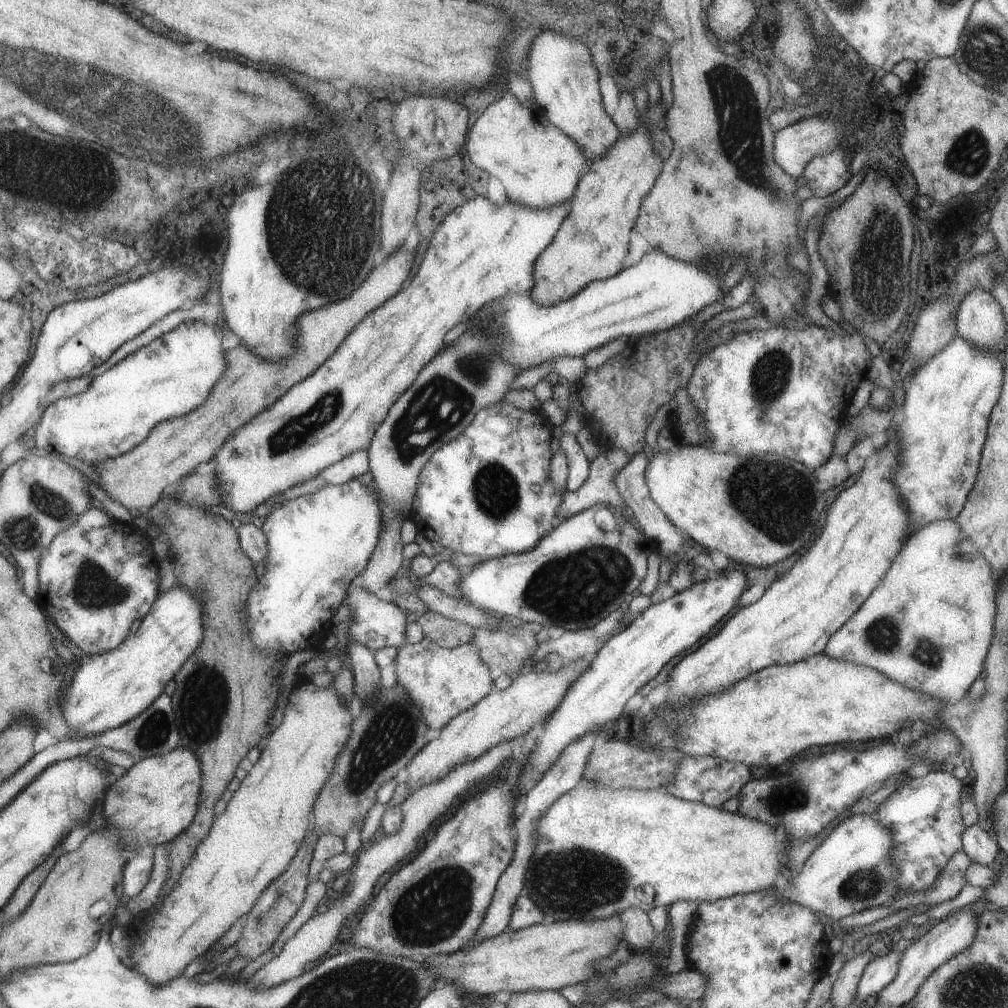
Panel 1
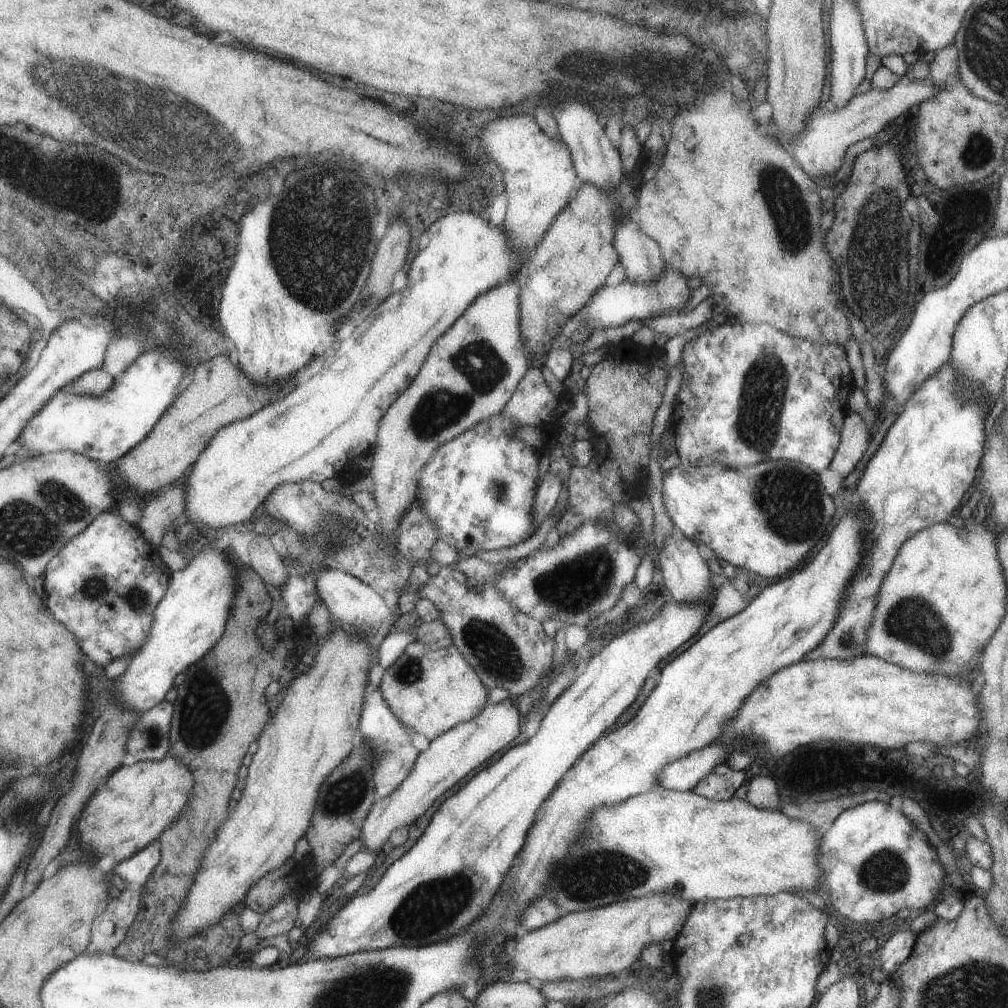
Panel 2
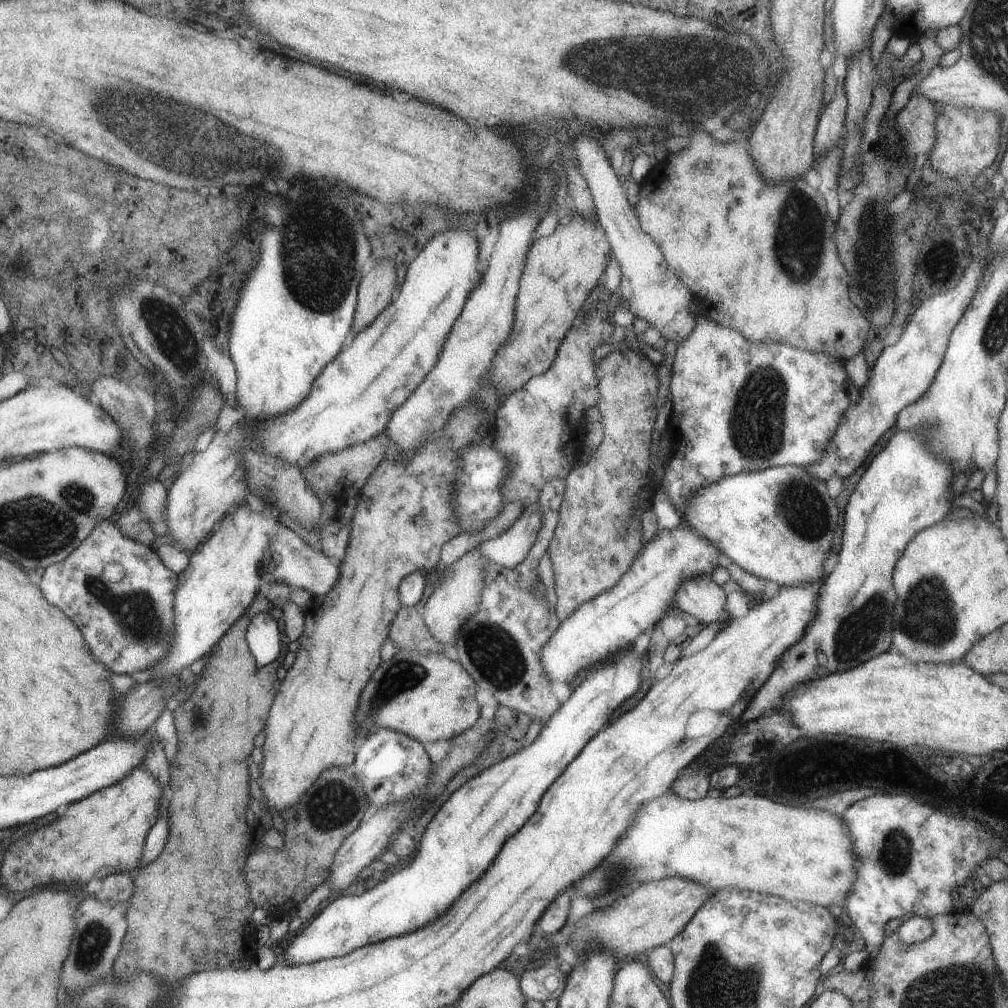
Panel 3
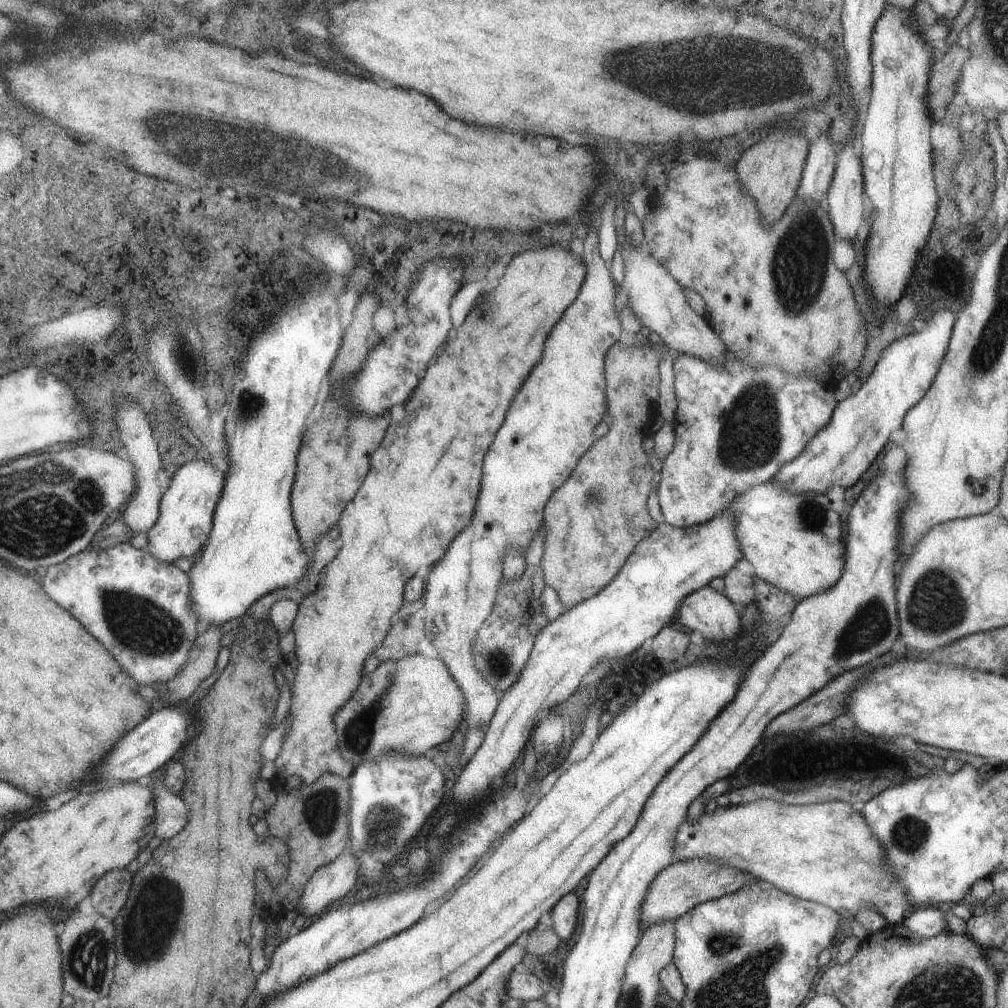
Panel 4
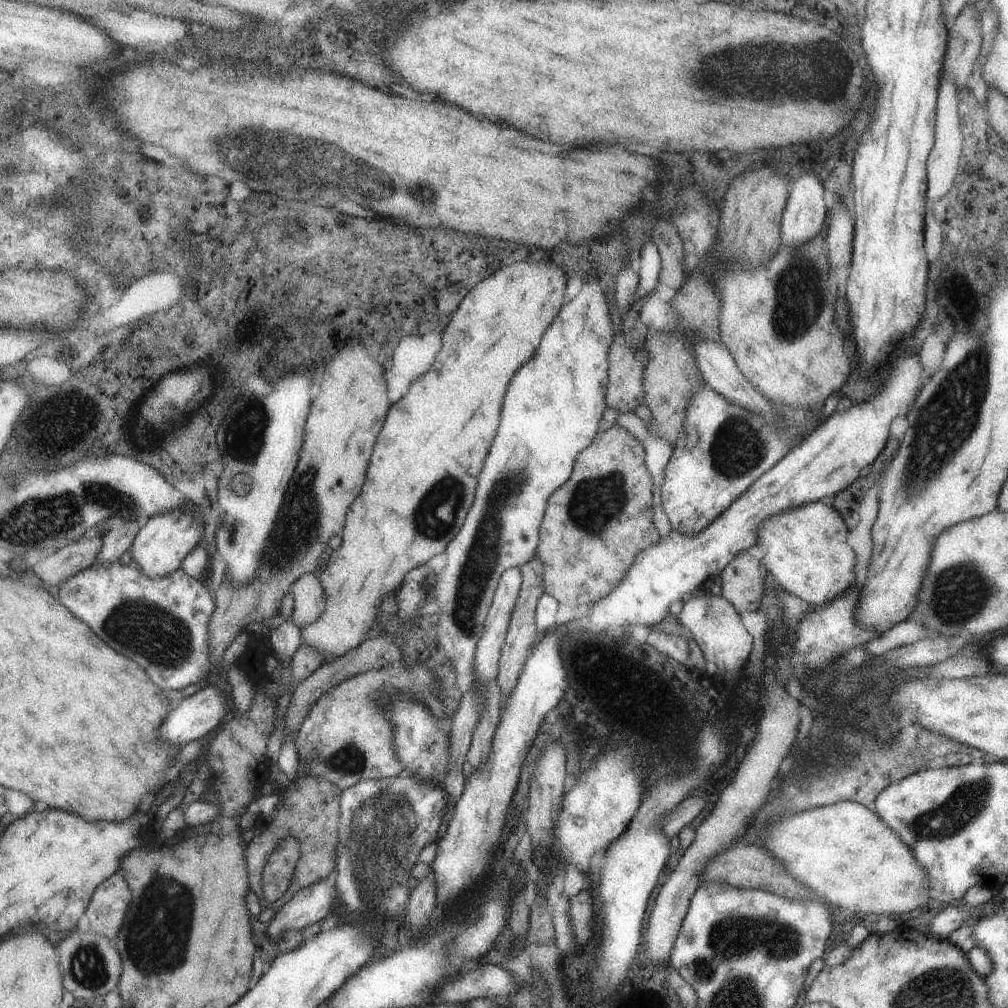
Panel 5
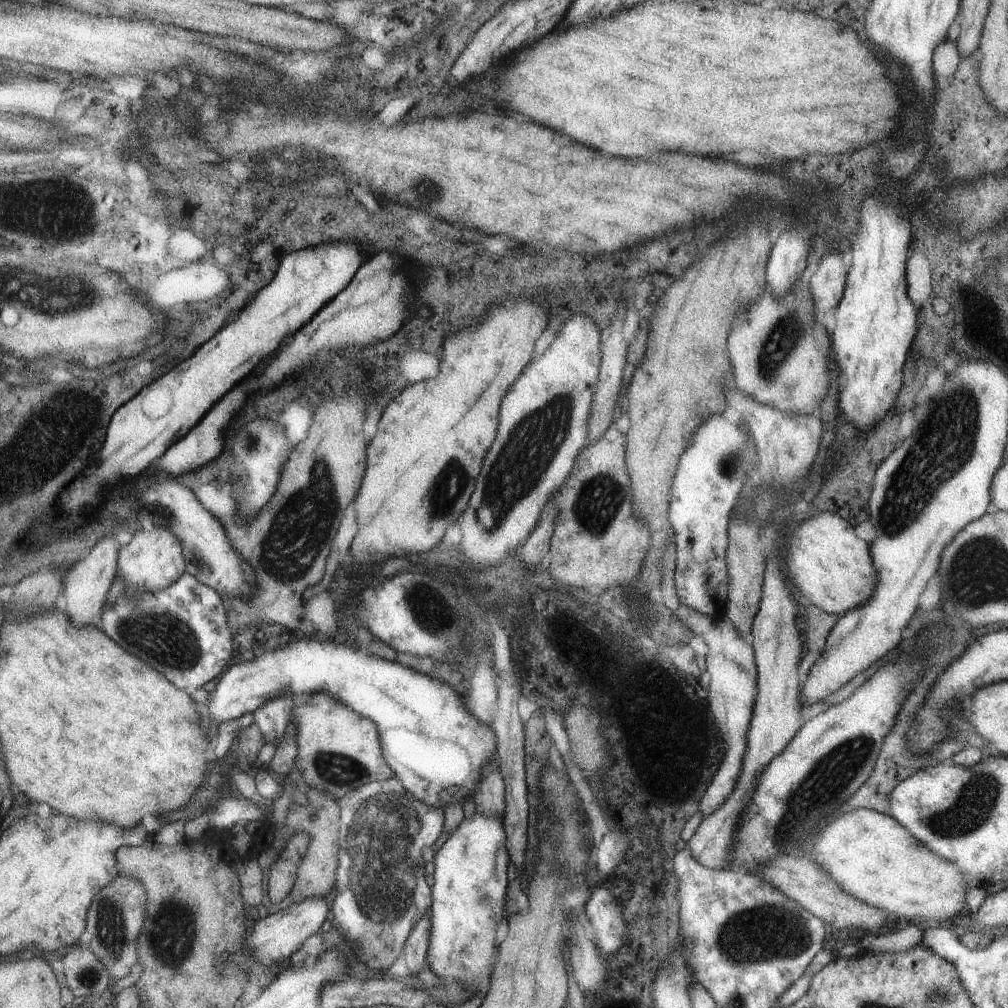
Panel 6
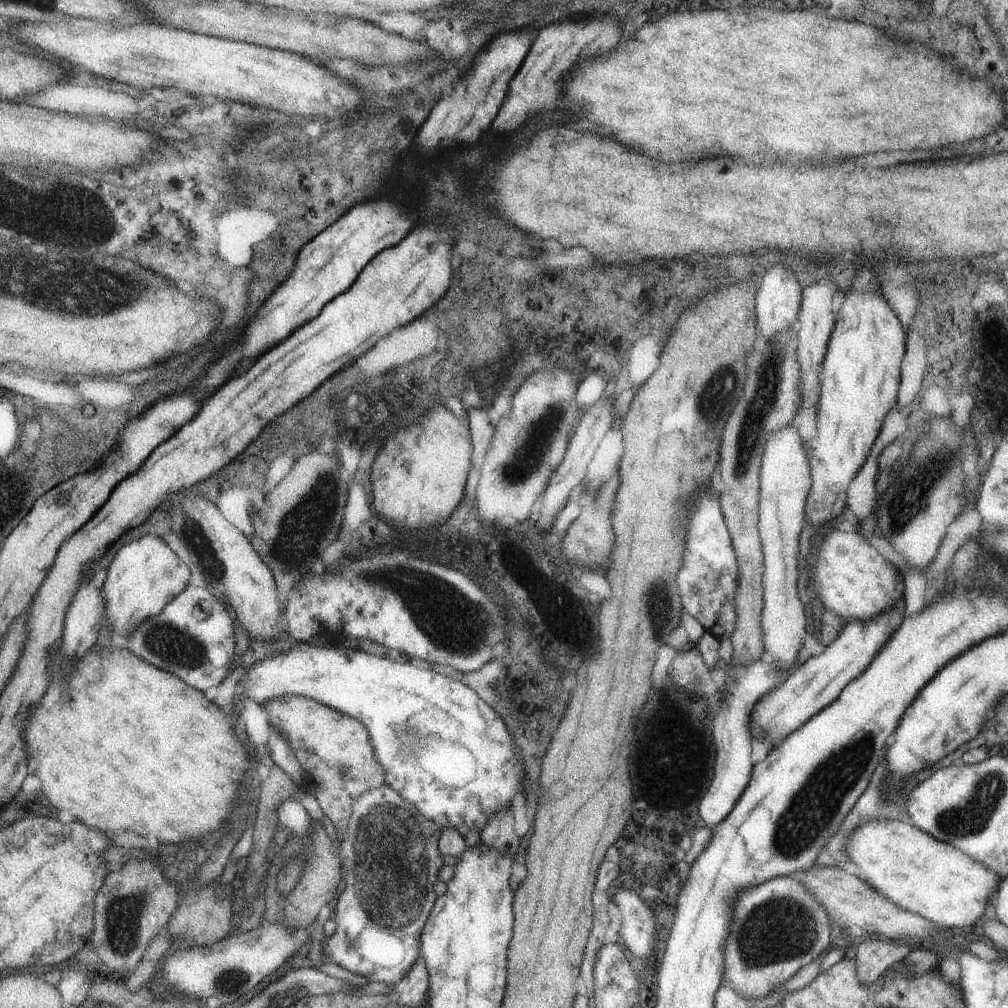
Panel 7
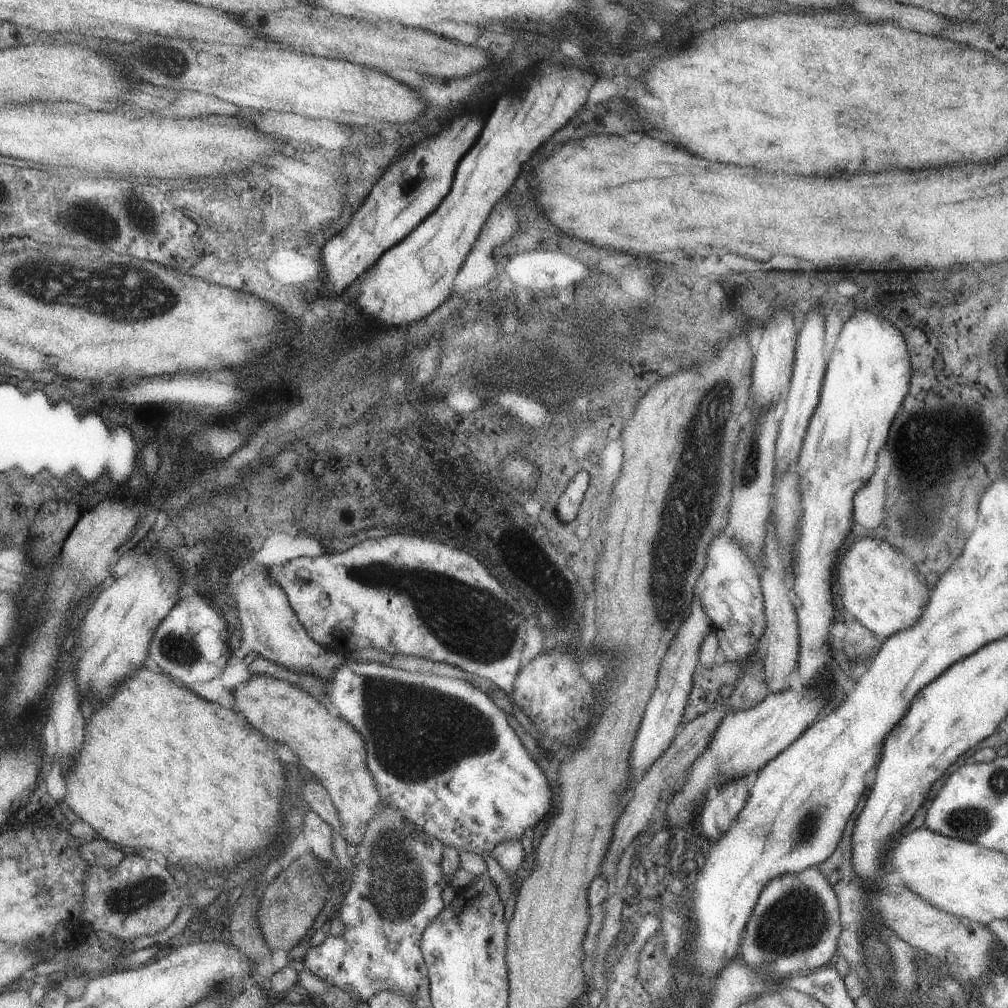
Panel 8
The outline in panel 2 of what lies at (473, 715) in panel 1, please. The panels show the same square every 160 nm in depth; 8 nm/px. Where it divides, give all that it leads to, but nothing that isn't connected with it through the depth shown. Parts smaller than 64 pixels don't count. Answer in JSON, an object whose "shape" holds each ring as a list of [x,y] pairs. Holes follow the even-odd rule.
{"shape":[[[514,698],[497,704],[486,705],[474,718],[459,722],[429,742],[429,748],[421,752],[411,772],[399,787],[385,798],[377,798],[361,826],[359,840],[363,850],[375,853],[381,846],[388,846],[389,834],[395,828],[409,826],[425,810],[432,806],[444,792],[452,788],[479,762],[485,762],[495,752],[513,741],[522,731]]]}

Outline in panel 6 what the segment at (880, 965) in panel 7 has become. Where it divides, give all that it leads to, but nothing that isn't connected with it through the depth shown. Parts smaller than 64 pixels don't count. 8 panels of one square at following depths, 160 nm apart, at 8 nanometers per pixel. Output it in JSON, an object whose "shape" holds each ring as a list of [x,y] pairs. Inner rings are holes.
{"shape":[[[902,921],[899,930],[887,934],[867,934],[858,942],[861,953],[896,953],[907,950],[913,945],[922,944],[921,928],[915,921]]]}

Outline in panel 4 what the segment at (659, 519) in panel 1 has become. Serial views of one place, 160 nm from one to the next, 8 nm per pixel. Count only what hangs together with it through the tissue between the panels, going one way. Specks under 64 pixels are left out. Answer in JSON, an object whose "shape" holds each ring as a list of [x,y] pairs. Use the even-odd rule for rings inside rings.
{"shape":[[[707,585],[683,598],[674,623],[689,632],[699,632],[707,642],[733,640],[741,630],[738,607]]]}

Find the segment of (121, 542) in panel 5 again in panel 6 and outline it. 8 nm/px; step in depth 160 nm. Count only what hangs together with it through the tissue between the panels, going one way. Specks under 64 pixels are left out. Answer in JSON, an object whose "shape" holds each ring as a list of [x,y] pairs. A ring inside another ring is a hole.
{"shape":[[[113,535],[105,537],[91,547],[89,554],[83,560],[76,562],[67,570],[65,580],[63,580],[65,608],[63,608],[62,613],[75,628],[83,628],[83,626],[93,624],[93,622],[97,626],[97,620],[101,616],[107,592],[109,592],[109,586],[117,574],[116,558],[119,548]]]}

